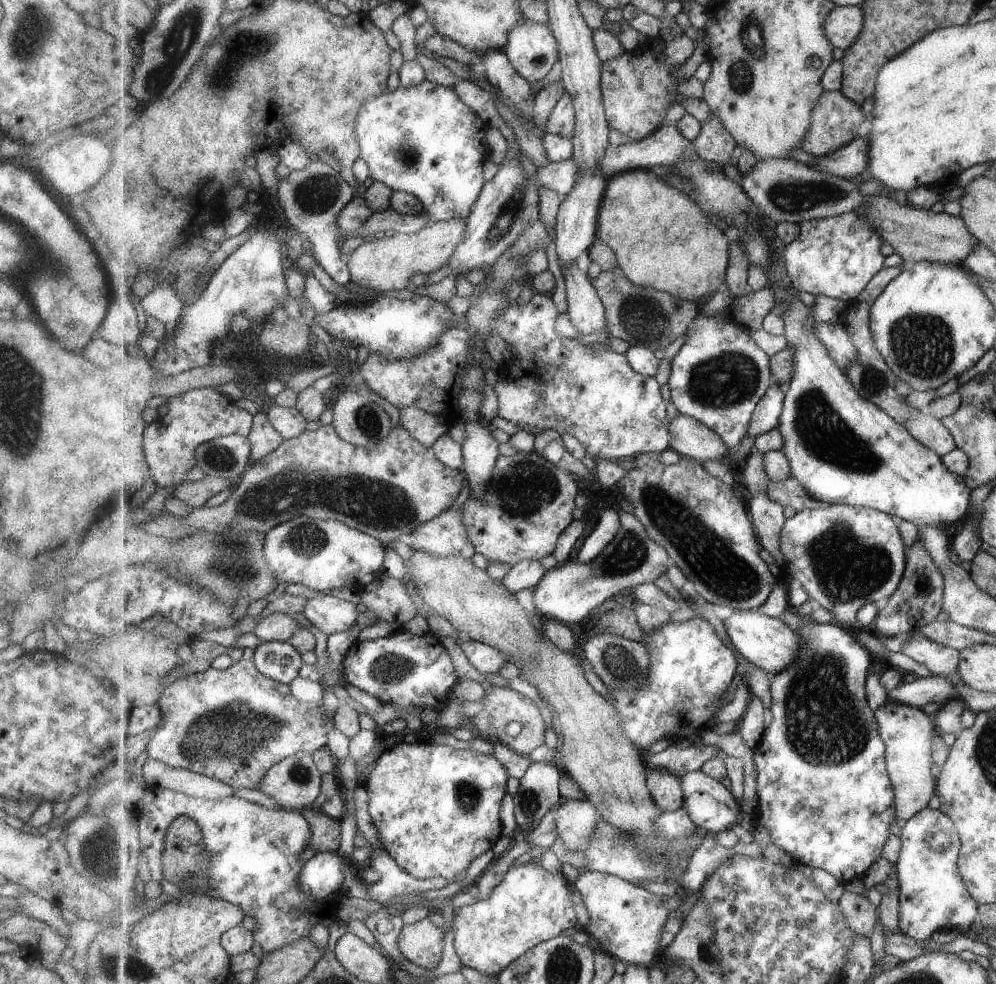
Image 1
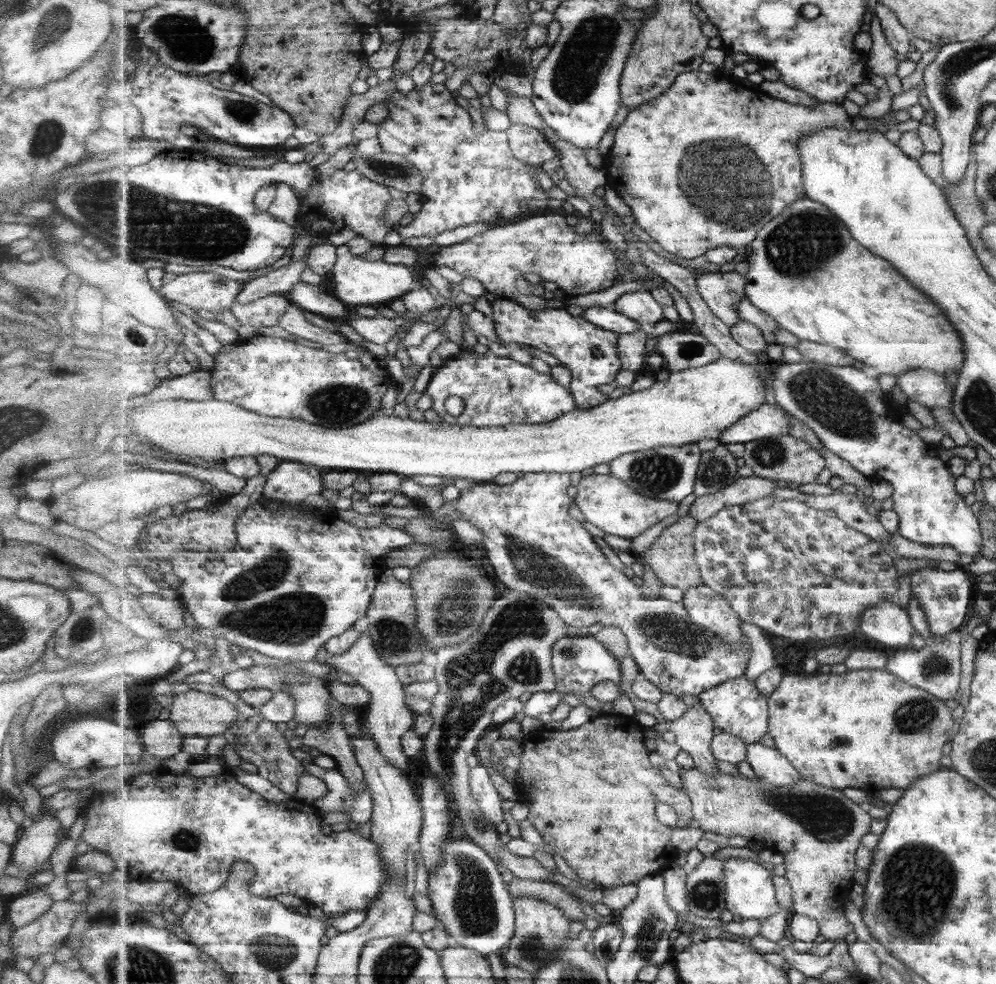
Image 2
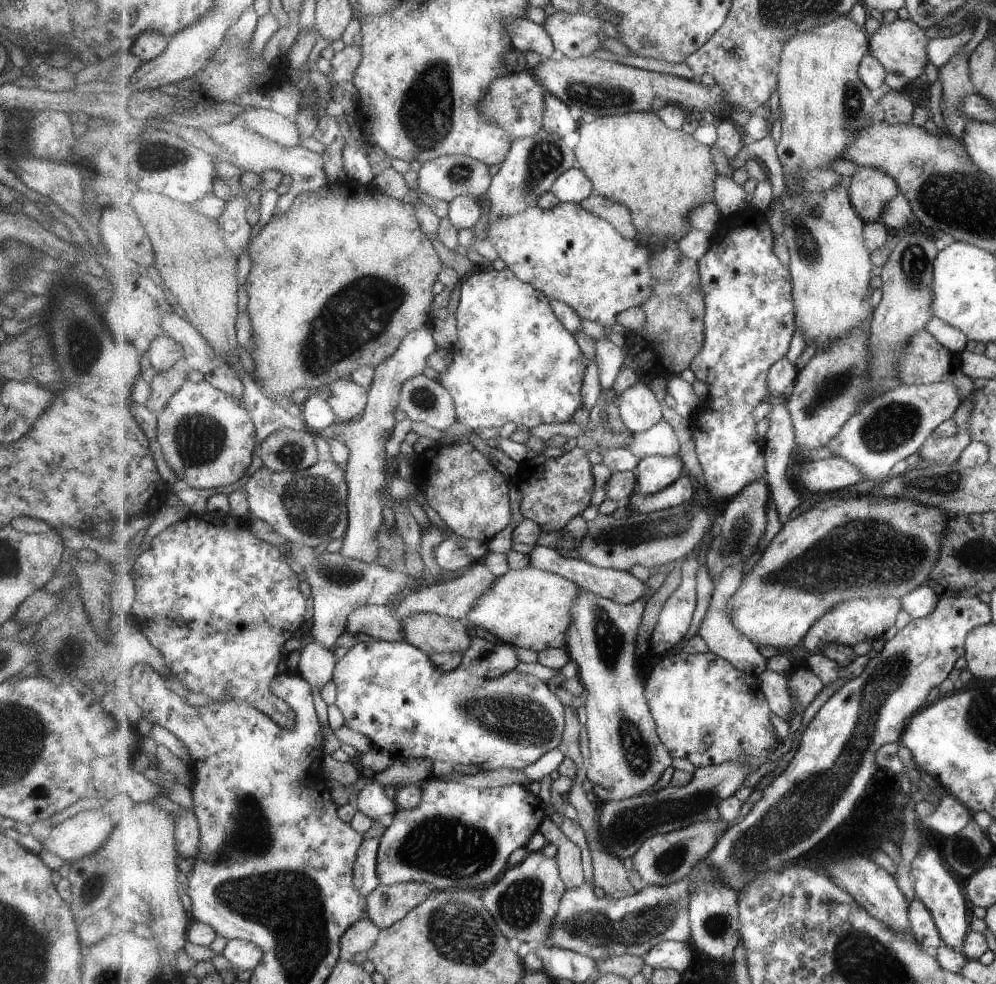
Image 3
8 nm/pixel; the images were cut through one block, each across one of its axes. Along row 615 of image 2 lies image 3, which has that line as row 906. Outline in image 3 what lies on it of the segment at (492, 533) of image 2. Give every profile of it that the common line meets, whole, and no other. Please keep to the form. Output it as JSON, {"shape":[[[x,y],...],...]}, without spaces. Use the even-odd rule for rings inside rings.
{"shape":[[[690,873],[683,880],[671,884],[671,886],[644,885],[637,894],[620,899],[607,895],[599,898],[595,892],[594,882],[585,882],[577,888],[567,888],[561,906],[559,906],[559,914],[555,916],[555,932],[547,945],[573,950],[597,961],[599,958],[625,954],[644,957],[655,946],[665,941],[690,943],[692,930],[690,922],[691,878],[689,876],[691,875]]]}

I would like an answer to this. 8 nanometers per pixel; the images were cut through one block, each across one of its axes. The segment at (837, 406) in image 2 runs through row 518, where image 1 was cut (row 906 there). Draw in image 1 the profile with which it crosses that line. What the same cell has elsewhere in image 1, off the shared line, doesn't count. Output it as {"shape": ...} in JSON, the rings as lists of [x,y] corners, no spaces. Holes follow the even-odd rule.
{"shape":[[[927,808],[906,822],[900,836],[902,848],[895,863],[900,880],[900,930],[915,940],[931,940],[942,928],[968,930],[977,920],[978,907],[959,872],[960,837],[951,816],[940,808]],[[944,832],[949,844],[942,850],[932,849],[927,837]]]}

